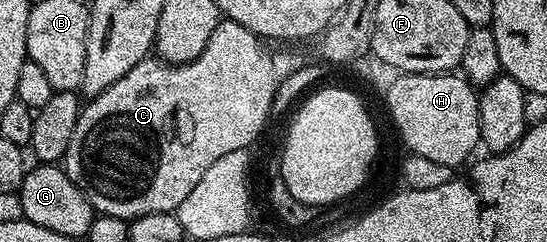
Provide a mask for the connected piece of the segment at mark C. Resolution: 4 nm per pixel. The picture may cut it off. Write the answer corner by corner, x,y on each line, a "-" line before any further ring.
222,20
211,32
211,40
207,40
207,48
199,52
199,56
190,62
174,64
172,62
163,62
156,56
145,58
123,80
115,80
111,88
107,88
102,94
95,98
88,99
87,104
82,105
81,115
75,128
75,136
71,136
71,144
67,148
63,159
63,169
71,181
77,185
87,196
87,200
93,205
97,214
110,214
119,216
126,220
132,220
139,216
147,216
147,212
175,212
183,200
187,200
187,195
191,193
191,188
203,180
203,172
215,164
215,160
220,160
222,156
227,156
227,152
236,150
249,150
252,142
261,134
261,129
265,126
265,121
269,118
269,109
273,106
273,97
279,91
279,85
274,77
275,63
271,55
265,51
266,43
257,35
252,34
243,24

